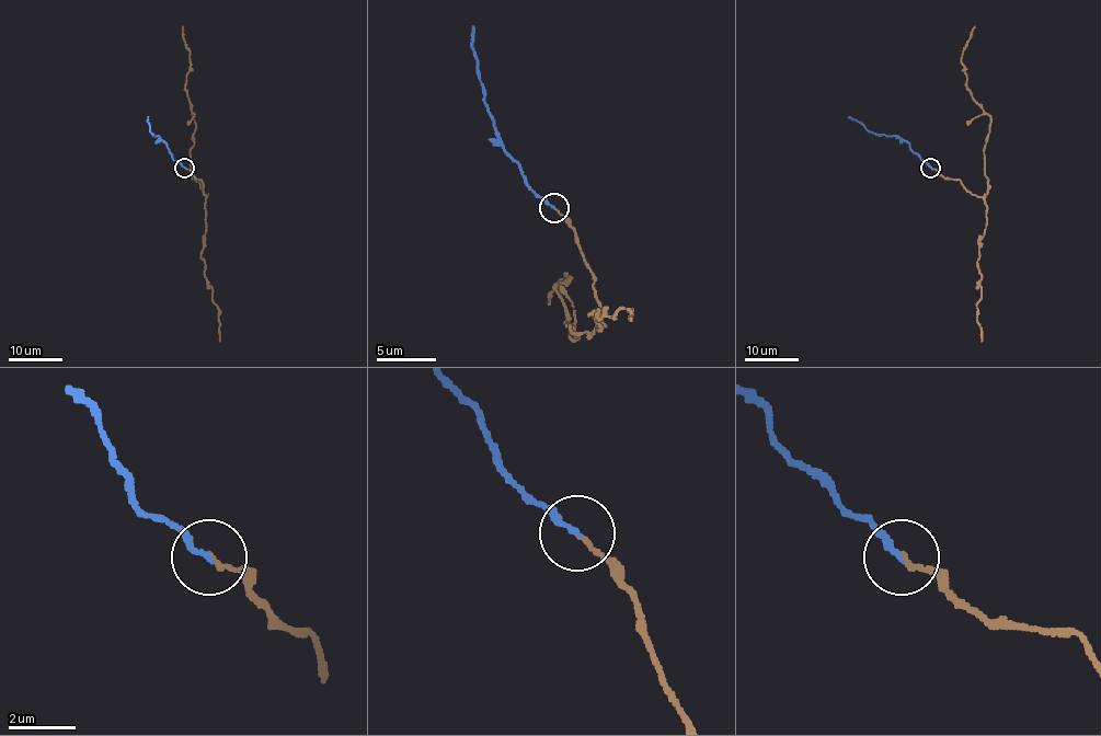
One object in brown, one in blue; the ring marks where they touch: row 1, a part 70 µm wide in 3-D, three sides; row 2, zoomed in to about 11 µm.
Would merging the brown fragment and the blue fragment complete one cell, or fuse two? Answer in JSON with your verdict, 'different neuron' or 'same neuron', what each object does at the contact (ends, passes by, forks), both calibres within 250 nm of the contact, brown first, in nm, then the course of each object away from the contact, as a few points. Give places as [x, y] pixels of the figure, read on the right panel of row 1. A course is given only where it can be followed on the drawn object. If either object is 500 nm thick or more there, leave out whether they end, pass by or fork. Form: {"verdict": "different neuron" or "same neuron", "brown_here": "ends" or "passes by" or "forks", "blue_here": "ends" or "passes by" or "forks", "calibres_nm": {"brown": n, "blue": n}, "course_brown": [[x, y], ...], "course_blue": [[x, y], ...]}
{"verdict": "same neuron", "brown_here": "ends", "blue_here": "ends", "calibres_nm": {"brown": 130, "blue": 170}, "course_brown": [[931, 167], [973, 194], [986, 193], [984, 148], [990, 117], [966, 85], [961, 61], [974, 26]], "course_blue": [[931, 167], [904, 140], [871, 133], [848, 117]]}

